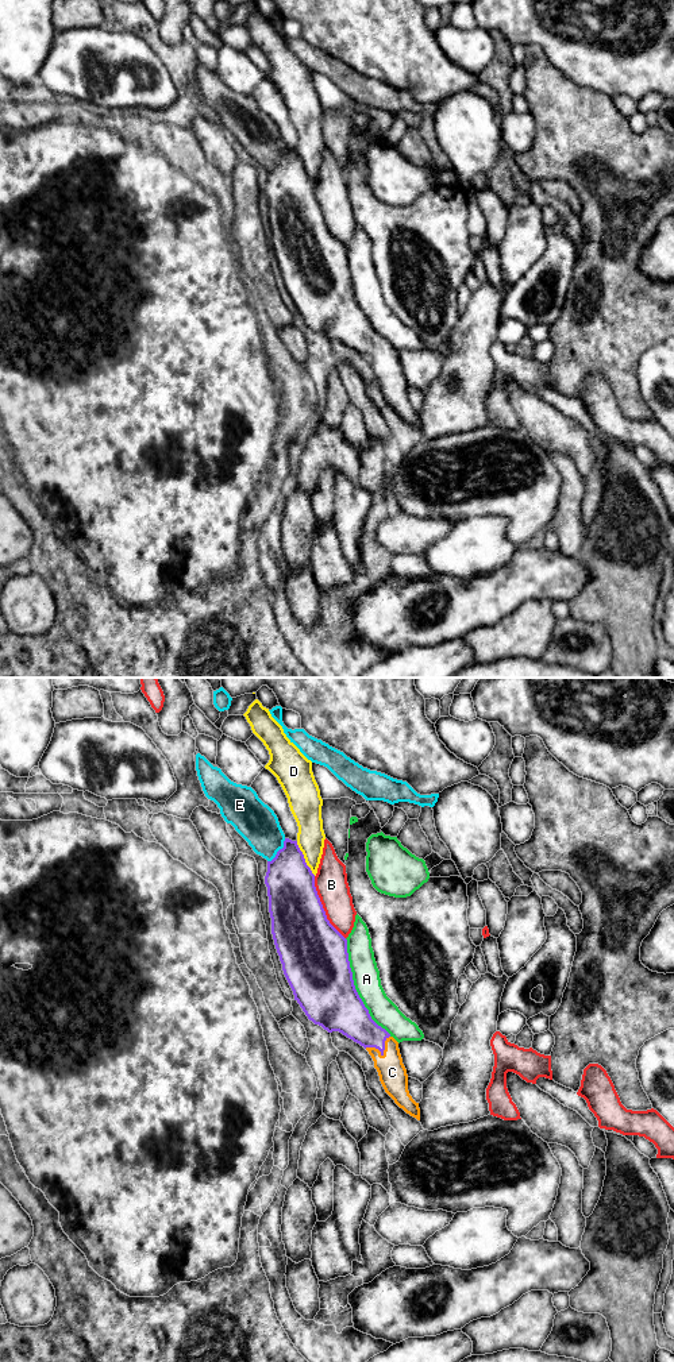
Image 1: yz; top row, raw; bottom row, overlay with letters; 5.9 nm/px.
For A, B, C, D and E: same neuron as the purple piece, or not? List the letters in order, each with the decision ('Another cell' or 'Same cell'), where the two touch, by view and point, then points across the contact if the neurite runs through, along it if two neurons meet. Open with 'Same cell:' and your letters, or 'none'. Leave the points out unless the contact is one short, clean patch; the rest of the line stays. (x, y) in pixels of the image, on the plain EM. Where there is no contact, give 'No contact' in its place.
Same cell: C
A: Another cell. Touches purple at yz (354, 297)
B: Another cell. Touches purple at yz (322, 216)
C: Same cell. Touches purple at yz (381, 361)
D: Another cell. Touches purple at yz (304, 168)
E: Another cell. Touches purple at yz (278, 159)

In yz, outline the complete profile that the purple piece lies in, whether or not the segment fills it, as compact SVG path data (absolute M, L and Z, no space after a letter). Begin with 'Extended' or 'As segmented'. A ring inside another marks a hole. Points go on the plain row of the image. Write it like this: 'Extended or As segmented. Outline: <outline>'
Extended. Outline: M285 147L265 185L271 227L271 243L284 283L294 309L315 333L328 342L339 340L363 355L374 370L385 401L407 423L420 429L420 417L408 400L408 383L398 351L370 325L359 306L350 277L347 248L330 232L315 196L315 184L307 174L297 150Z

